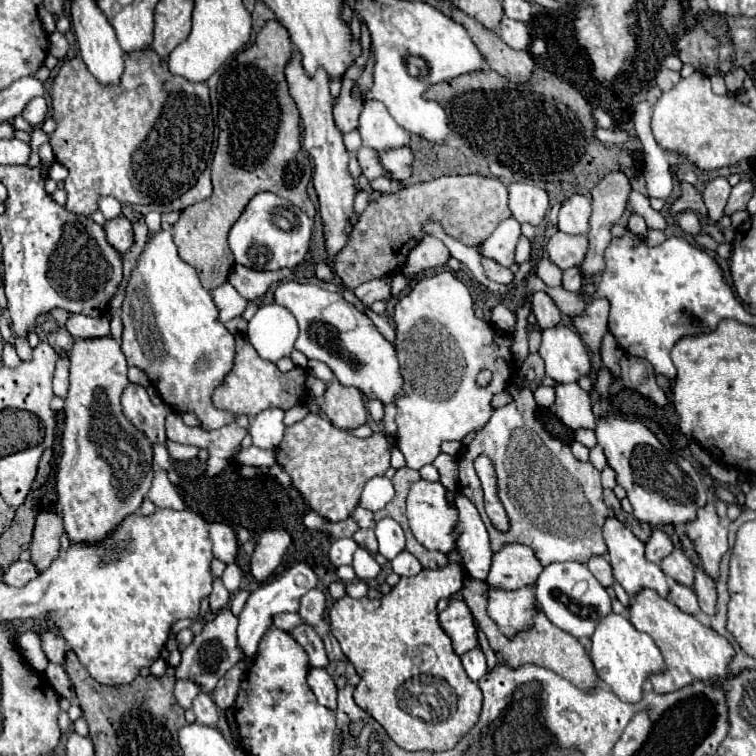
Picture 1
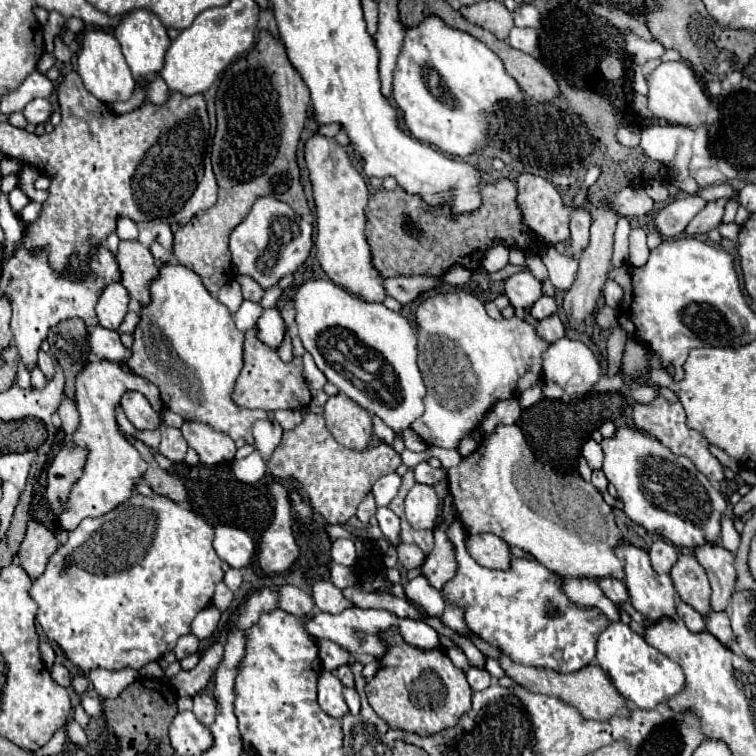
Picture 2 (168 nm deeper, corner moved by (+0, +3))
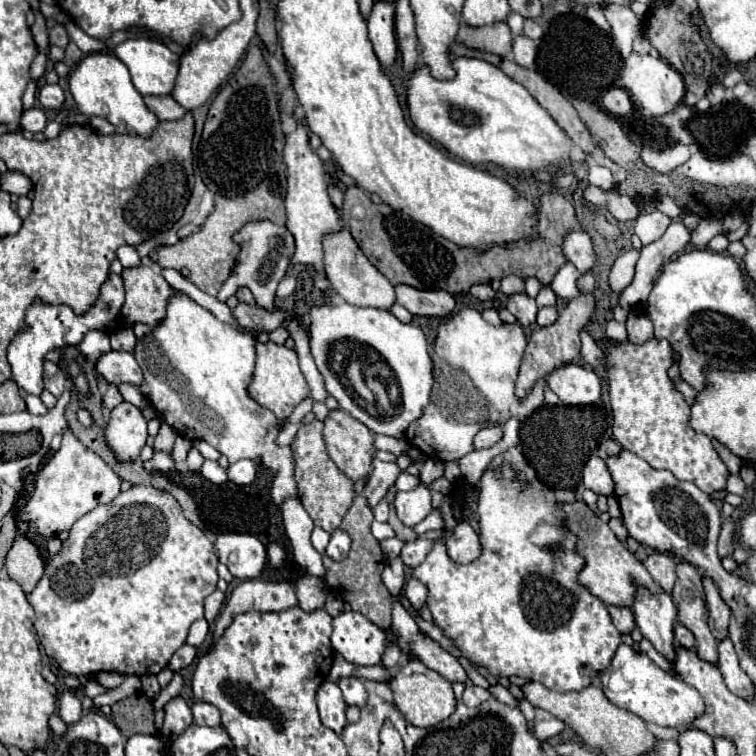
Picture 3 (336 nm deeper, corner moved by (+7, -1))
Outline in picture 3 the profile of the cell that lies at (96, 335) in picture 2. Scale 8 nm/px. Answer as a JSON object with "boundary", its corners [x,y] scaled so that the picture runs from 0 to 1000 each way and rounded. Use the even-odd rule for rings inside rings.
{"boundary":[[[146,464],[138,467],[130,480],[127,480],[127,491],[146,507],[172,507],[177,512],[185,512],[190,504],[188,488],[180,480],[175,467],[159,467],[159,464]]]}

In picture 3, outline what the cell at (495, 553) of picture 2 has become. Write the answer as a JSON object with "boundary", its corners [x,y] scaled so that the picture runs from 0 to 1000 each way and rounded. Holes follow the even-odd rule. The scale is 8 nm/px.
{"boundary":[[[616,689],[603,694],[593,710],[587,710],[587,702],[566,702],[563,710],[571,716],[587,716],[590,731],[601,745],[622,745],[635,734],[632,705]]]}

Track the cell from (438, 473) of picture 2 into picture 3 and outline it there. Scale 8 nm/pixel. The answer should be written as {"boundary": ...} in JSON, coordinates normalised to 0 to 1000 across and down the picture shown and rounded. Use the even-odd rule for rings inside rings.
{"boundary":[[[534,623],[534,626],[524,634],[521,647],[524,647],[524,649],[542,649],[542,647],[548,647],[553,639],[556,639],[553,631],[548,631],[548,628],[542,628],[542,626]]]}

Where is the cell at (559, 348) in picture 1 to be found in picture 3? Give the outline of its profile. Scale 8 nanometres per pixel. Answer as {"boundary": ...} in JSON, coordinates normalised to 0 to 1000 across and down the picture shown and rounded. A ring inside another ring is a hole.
{"boundary":[[[754,480],[725,499],[725,512],[746,536],[794,536],[794,501],[783,488]]]}

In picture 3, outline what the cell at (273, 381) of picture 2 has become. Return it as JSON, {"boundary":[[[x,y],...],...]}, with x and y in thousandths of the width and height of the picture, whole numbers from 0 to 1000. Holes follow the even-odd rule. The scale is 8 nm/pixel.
{"boundary":[[[354,451],[352,456],[341,454],[339,456],[339,491],[336,491],[336,504],[331,507],[331,525],[344,533],[347,538],[354,538],[357,544],[362,544],[362,549],[376,557],[394,533],[399,533],[410,515],[405,509],[405,501],[394,485],[394,472],[389,462],[381,462],[376,456],[362,456],[360,451]]]}

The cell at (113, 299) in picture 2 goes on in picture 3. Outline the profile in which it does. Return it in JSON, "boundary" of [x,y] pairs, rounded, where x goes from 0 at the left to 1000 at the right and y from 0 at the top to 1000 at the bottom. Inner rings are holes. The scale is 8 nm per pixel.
{"boundary":[[[119,438],[119,440],[111,446],[111,451],[103,456],[103,462],[106,462],[106,467],[108,467],[116,478],[127,480],[130,472],[135,472],[135,467],[143,467],[143,464],[146,464],[143,440],[138,440],[138,438]]]}

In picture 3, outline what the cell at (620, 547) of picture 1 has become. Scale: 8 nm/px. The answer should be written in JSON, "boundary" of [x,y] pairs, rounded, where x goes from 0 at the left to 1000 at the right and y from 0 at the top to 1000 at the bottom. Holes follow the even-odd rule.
{"boundary":[[[844,779],[836,808],[849,843],[857,845],[873,866],[892,874],[892,827],[897,824],[897,806],[892,803],[889,790]]]}

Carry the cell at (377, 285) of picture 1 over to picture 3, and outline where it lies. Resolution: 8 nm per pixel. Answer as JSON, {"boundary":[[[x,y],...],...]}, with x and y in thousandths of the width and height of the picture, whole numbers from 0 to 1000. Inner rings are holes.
{"boundary":[[[540,377],[524,380],[524,396],[534,403],[545,417],[569,419],[569,422],[587,422],[598,414],[603,398],[590,385],[556,385]]]}

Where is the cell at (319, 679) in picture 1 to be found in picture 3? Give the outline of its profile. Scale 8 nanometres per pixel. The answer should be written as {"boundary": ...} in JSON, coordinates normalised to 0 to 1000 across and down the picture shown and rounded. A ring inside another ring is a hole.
{"boundary":[[[429,901],[418,917],[418,927],[423,954],[444,972],[450,972],[460,954],[458,954],[458,930],[452,925],[452,914],[447,911],[447,906],[439,901]]]}

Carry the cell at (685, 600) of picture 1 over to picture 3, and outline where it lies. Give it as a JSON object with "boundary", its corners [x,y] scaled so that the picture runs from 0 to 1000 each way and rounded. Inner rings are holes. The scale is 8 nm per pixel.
{"boundary":[[[894,827],[894,832],[892,832],[892,843],[894,843],[894,853],[899,853],[899,856],[905,856],[905,858],[918,858],[921,845],[918,845],[918,840],[915,840],[907,829]]]}

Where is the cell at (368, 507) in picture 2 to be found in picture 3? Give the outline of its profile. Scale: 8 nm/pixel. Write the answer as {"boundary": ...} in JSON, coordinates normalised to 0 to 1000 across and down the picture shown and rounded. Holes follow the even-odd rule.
{"boundary":[[[495,604],[492,610],[492,626],[489,626],[489,636],[481,647],[481,655],[489,665],[489,671],[497,671],[503,660],[508,660],[508,655],[513,652],[513,647],[521,642],[524,631],[532,626],[532,620],[524,612],[505,612],[503,607]]]}

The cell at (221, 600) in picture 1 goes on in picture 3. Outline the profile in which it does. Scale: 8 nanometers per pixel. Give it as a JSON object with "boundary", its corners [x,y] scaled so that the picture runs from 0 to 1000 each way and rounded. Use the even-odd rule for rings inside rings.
{"boundary":[[[288,779],[270,792],[270,816],[272,816],[275,824],[283,824],[283,819],[288,816],[288,811],[291,811],[291,806],[296,800],[296,792],[299,792],[299,787],[294,782],[288,782]]]}

